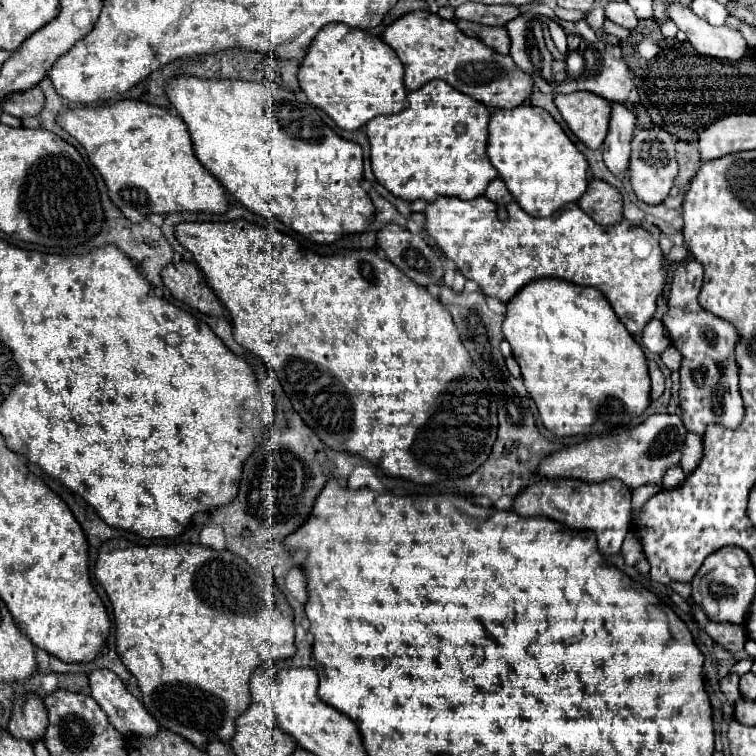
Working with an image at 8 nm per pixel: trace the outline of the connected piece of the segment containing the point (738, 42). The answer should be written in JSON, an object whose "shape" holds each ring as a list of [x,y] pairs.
{"shape":[[[670,3],[668,11],[678,29],[688,35],[692,47],[700,55],[730,59],[730,61],[740,61],[746,55],[748,45],[740,31],[730,27],[714,27],[698,19],[692,11],[688,11],[678,3]]]}

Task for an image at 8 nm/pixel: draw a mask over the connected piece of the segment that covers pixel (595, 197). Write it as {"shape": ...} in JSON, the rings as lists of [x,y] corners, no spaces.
{"shape":[[[592,179],[586,193],[580,197],[578,205],[600,225],[614,225],[624,219],[622,215],[622,195],[616,187],[606,181]]]}

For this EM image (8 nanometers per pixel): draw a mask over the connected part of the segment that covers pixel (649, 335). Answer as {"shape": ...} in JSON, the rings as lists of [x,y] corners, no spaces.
{"shape":[[[652,319],[648,323],[648,327],[642,331],[642,343],[652,351],[652,353],[662,353],[668,345],[670,345],[670,339],[666,335],[666,327],[662,325],[660,319]]]}

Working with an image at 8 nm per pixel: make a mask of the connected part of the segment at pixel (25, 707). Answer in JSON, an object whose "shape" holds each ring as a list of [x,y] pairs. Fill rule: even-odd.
{"shape":[[[26,695],[16,699],[14,713],[8,725],[12,737],[36,743],[42,739],[46,727],[48,727],[48,715],[40,697]]]}

